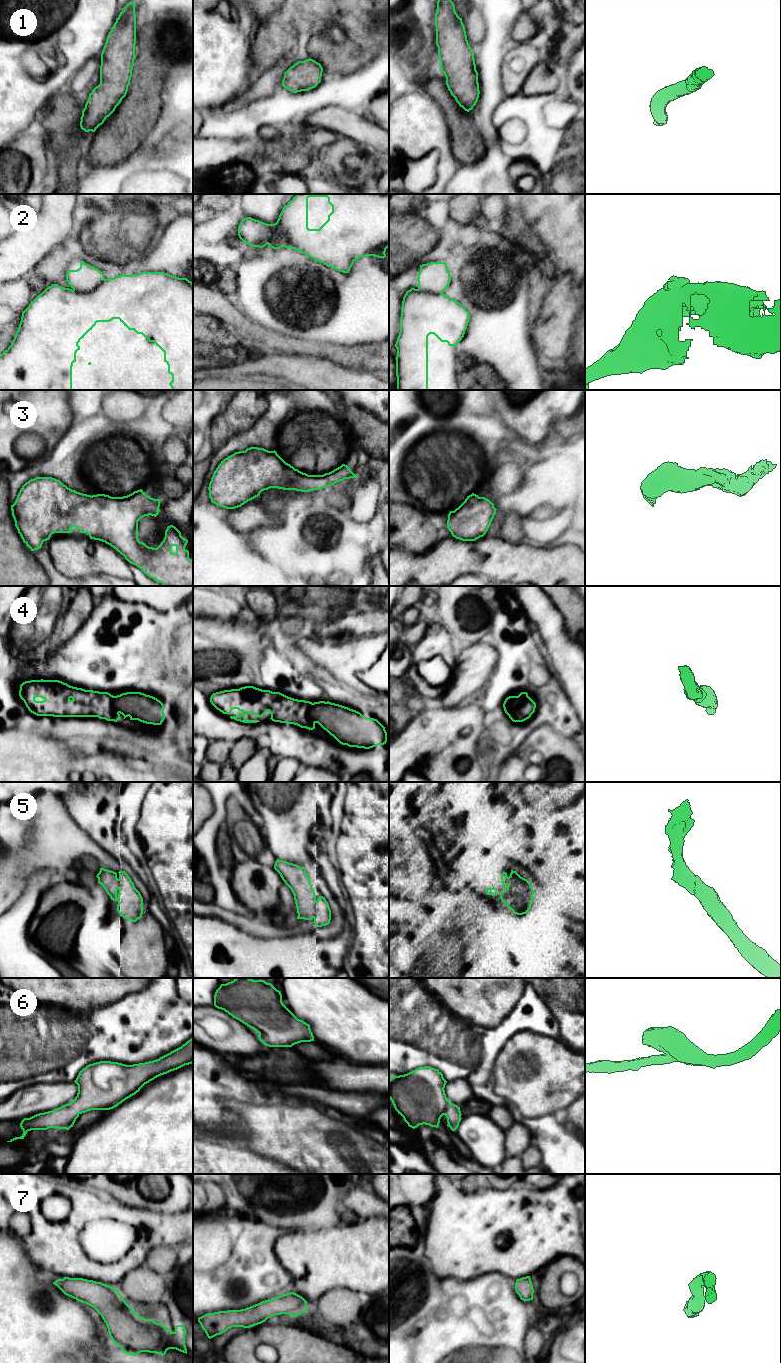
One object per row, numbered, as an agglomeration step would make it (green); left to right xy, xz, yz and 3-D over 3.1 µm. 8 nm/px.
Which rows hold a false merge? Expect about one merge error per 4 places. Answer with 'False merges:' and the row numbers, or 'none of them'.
False merges: 2

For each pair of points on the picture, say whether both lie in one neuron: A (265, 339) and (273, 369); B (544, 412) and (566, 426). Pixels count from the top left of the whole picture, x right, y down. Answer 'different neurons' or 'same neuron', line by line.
A: different neurons
B: different neurons

